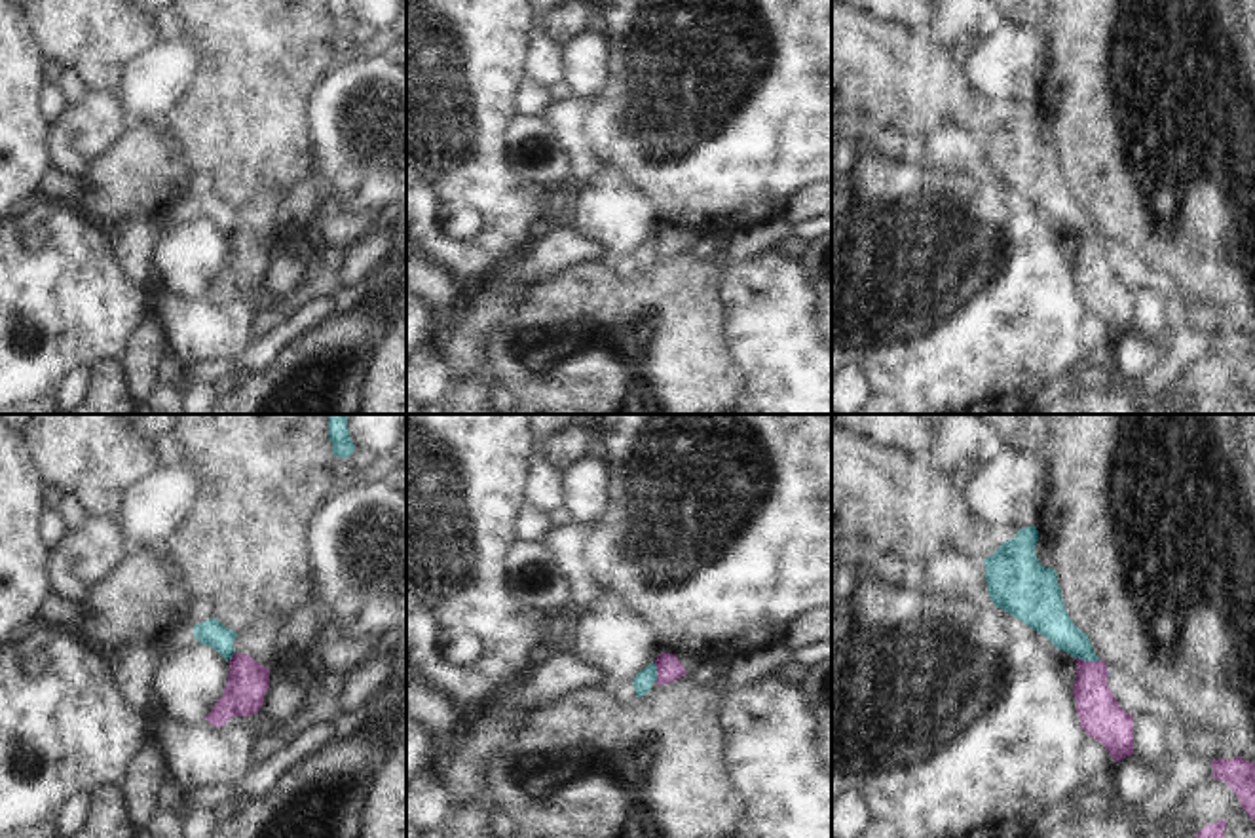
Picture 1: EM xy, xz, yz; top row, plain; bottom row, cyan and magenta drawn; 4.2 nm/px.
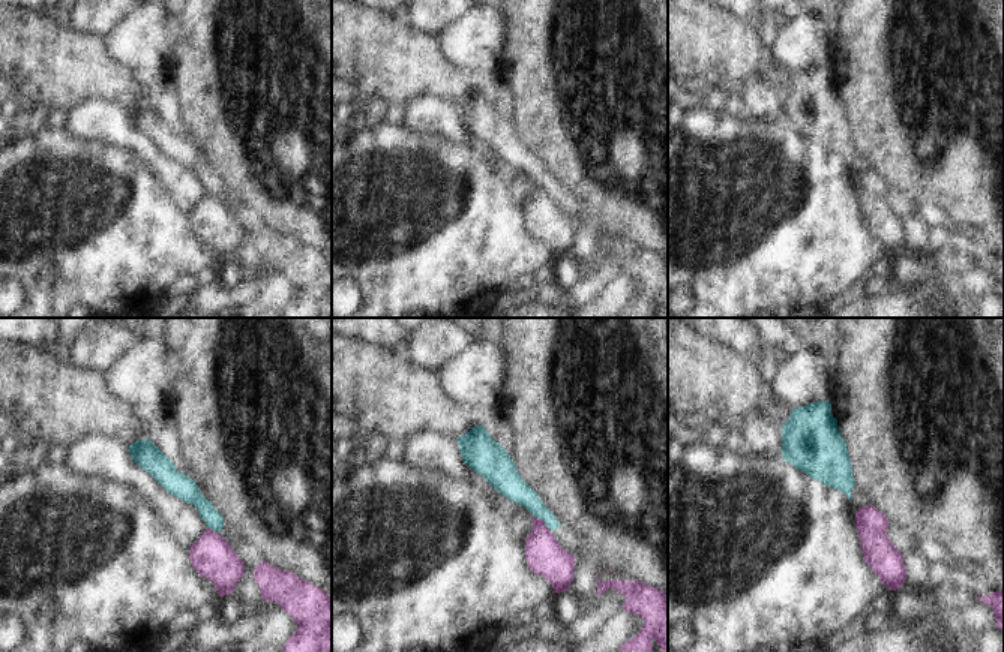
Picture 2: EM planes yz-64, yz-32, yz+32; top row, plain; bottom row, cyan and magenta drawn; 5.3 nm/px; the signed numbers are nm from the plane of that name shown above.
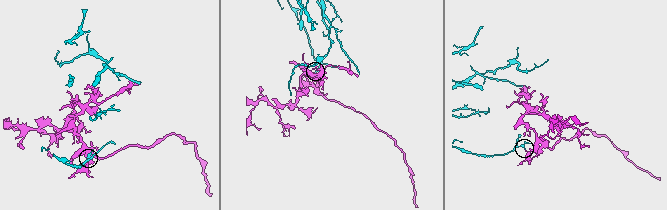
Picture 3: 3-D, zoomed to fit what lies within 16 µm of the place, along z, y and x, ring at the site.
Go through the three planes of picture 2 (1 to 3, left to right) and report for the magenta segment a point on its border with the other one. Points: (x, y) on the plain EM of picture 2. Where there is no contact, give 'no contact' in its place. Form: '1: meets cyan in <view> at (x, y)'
1: no contact
2: meets cyan in yz-32 at (544, 185)
3: no contact

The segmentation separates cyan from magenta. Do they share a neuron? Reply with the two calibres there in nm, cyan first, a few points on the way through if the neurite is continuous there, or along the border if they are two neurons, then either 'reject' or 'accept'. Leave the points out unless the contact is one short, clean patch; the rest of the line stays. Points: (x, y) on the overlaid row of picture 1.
calibres 160 and 180 nm; border yz (1075, 656), (1100, 660); reject

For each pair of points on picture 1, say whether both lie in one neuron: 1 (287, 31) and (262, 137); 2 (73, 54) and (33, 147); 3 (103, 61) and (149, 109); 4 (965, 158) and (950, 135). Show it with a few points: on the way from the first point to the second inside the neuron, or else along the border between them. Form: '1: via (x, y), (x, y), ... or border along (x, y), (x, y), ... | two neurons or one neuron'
1: via (276, 57), (262, 111) | one neuron
2: border along (25, 19), (33, 40), (46, 59) | two neurons
3: border along (150, 46), (124, 67), (114, 90) | two neurons
4: via (965, 152), (954, 141) | one neuron

